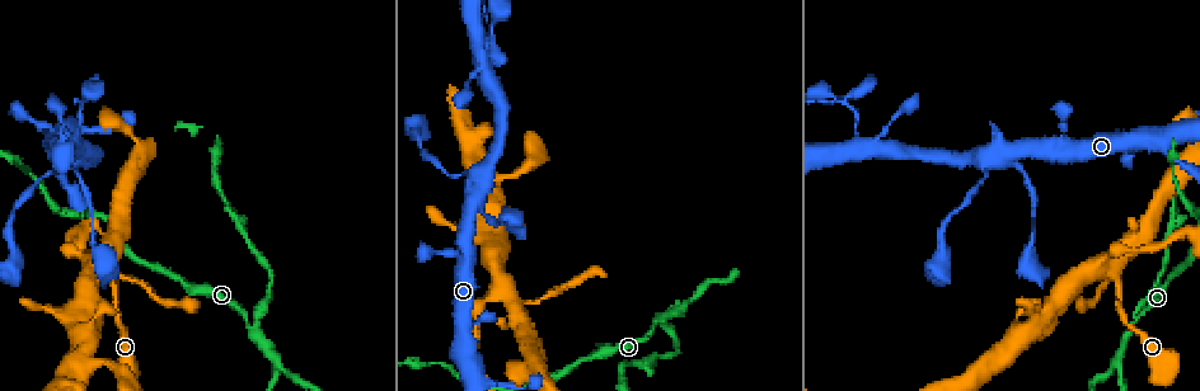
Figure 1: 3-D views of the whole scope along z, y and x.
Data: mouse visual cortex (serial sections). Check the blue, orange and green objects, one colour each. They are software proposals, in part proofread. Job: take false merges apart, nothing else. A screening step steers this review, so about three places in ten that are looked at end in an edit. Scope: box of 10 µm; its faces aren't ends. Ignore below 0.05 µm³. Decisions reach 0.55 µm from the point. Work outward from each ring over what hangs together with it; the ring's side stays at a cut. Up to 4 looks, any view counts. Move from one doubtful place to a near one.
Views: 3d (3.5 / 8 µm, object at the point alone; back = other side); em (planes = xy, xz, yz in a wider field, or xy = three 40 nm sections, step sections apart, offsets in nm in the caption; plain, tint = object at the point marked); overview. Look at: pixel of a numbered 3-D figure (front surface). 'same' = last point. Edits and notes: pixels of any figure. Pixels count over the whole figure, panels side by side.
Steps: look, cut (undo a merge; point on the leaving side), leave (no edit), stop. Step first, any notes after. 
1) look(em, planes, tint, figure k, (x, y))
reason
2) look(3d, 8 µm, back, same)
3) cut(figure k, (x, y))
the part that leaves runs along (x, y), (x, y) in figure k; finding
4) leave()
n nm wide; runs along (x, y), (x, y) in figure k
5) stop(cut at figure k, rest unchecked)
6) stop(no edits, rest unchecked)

look(3d, 3.5 µm, figure 1, (249, 327))
branch point

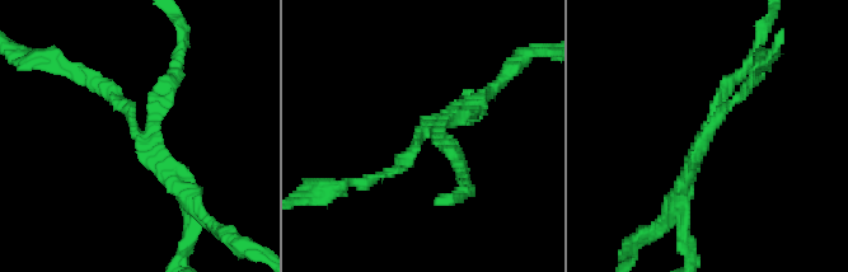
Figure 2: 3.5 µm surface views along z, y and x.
look(em, xy, step 3, plain, figure 2, (429, 134))
3 arms; arms of 150, 200, 200 nm; shape alone is not enough

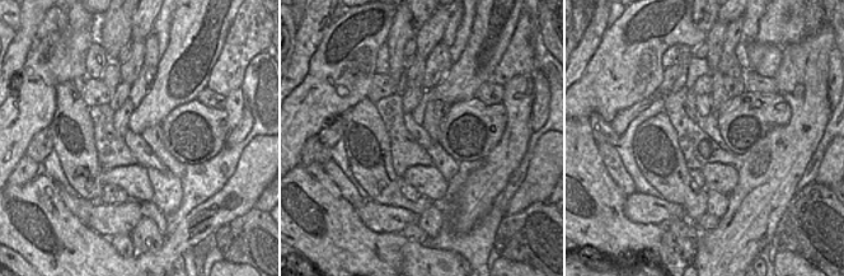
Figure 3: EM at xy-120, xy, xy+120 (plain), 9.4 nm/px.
look(em, xy, step 3, tint, same)

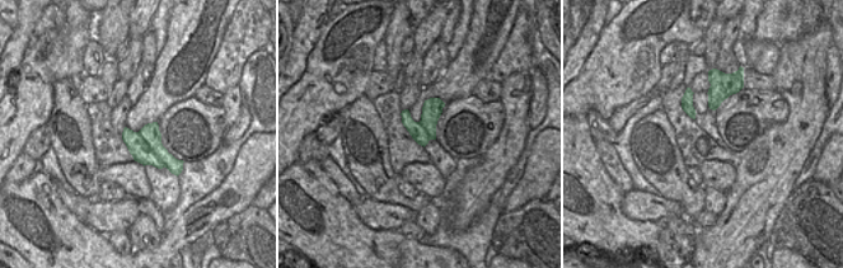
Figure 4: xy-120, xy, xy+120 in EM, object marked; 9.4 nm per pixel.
cut(figure 2, (163, 89))
220 nm wide; border along (139, 131), (140, 136), (164, 167) in figure 4; a second cell is stuck on

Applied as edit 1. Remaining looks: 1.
look(3d, 3.5 µm, figure 1, (1116, 277))
looks like a crossing

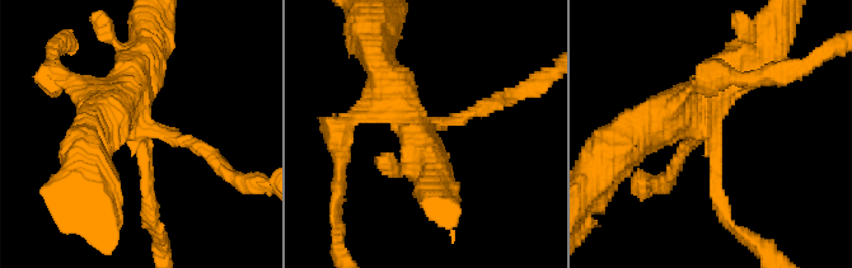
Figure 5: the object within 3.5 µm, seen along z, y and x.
leave()
runs along (724, 210), (691, 108), (649, 127) in figure 5; all the same cell

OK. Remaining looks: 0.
stop(cut at figure 2, rest unchecked)

